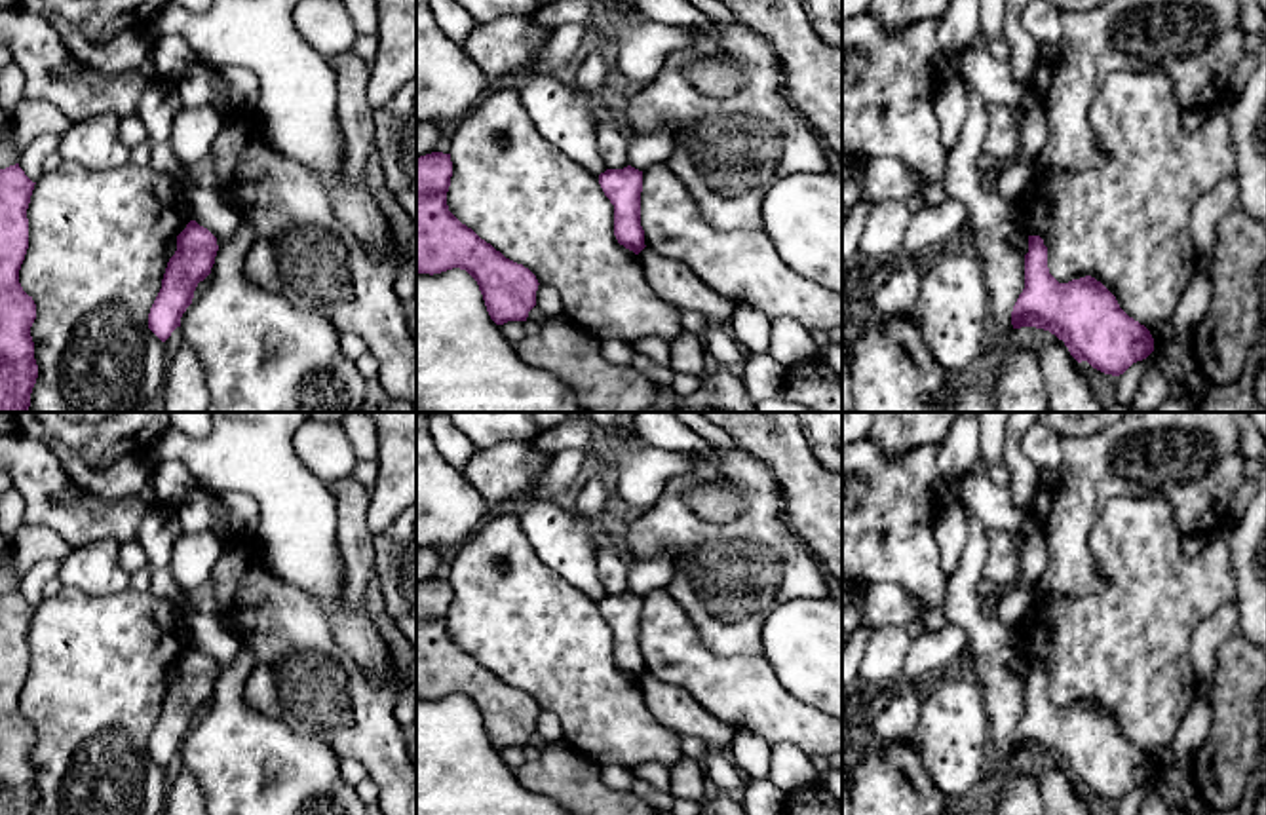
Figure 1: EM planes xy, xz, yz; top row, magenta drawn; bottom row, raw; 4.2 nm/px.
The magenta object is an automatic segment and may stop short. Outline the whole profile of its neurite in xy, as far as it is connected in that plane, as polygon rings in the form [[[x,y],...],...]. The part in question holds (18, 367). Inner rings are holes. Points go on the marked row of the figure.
[[[19,163],[0,169],[0,412],[27,412],[38,378],[30,336],[36,304],[19,283],[34,184]]]

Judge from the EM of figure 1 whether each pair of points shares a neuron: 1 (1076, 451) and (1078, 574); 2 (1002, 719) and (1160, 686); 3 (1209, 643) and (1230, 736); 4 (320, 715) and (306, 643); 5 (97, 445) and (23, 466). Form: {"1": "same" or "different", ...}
{"1": "same", "2": "different", "3": "different", "4": "same", "5": "different"}

